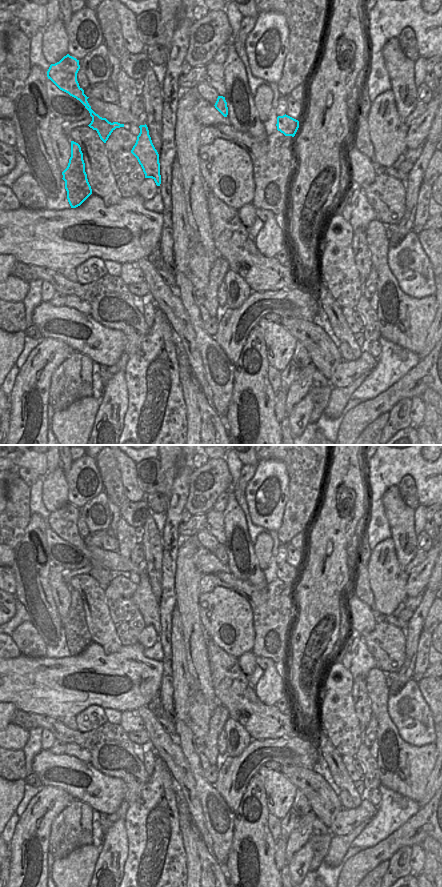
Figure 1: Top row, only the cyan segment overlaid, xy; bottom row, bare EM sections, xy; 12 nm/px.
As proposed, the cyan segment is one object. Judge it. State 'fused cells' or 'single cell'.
fused cells

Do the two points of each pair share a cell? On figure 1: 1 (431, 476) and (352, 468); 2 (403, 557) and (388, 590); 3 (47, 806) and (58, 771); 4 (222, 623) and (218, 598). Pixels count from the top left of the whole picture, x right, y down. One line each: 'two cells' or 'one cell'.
1: two cells
2: two cells
3: two cells
4: one cell

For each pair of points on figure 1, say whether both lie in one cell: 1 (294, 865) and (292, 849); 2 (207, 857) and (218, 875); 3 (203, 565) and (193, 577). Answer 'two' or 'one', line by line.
1: two
2: one
3: two

